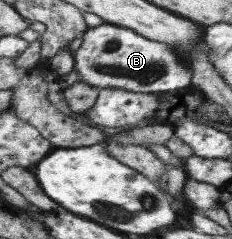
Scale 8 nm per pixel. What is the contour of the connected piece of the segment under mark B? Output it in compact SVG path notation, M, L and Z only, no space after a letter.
M102 22L93 28L88 28L80 38L82 39L82 44L73 53L73 69L71 73L60 76L60 81L58 81L62 89L74 81L86 83L86 85L98 89L115 87L124 91L149 94L171 92L174 90L183 91L191 87L191 65L185 62L168 44L152 41L150 38L145 38L140 34L134 33L134 30L106 22Z

